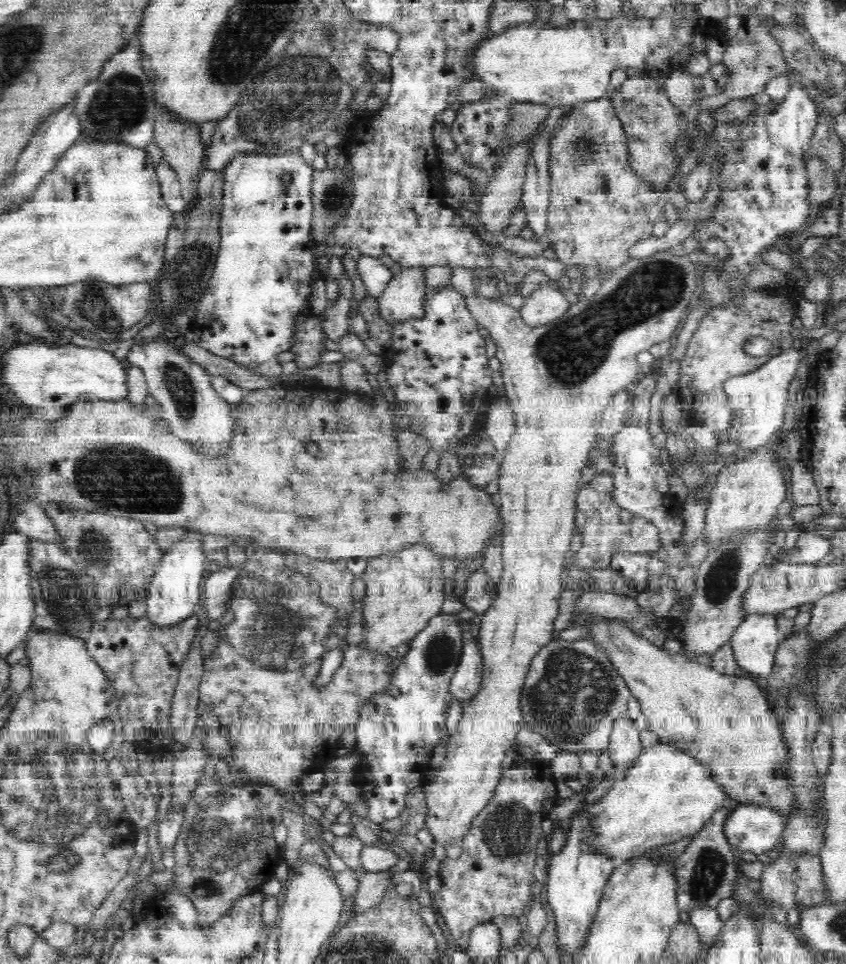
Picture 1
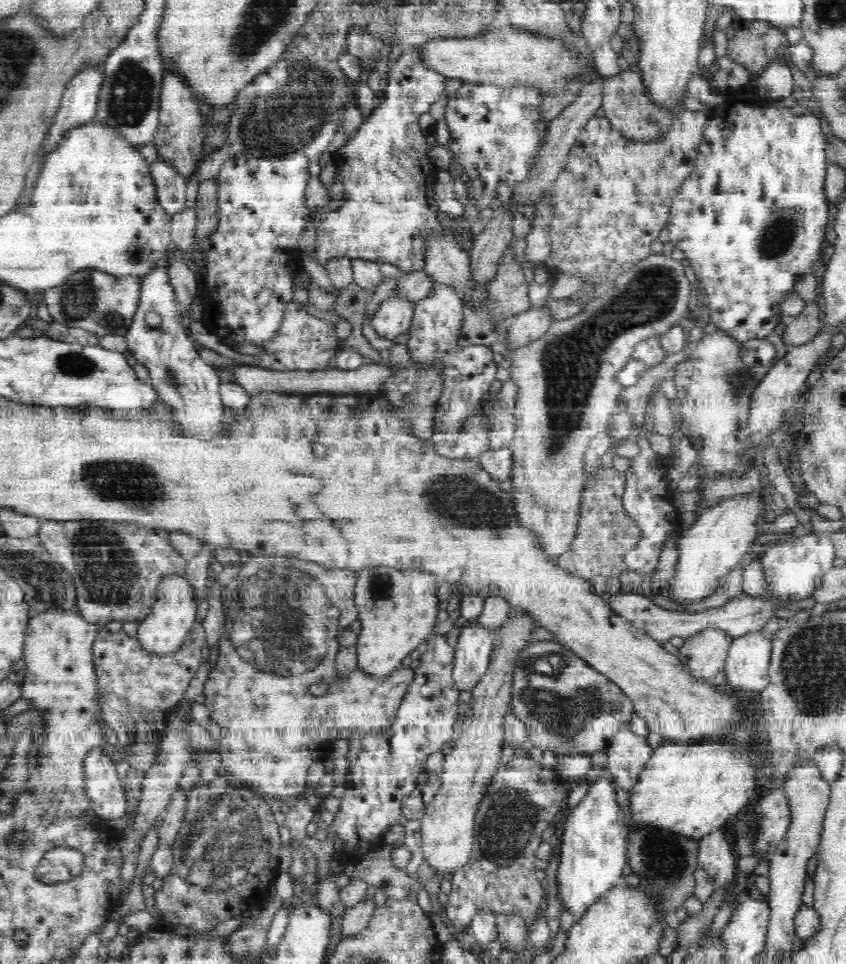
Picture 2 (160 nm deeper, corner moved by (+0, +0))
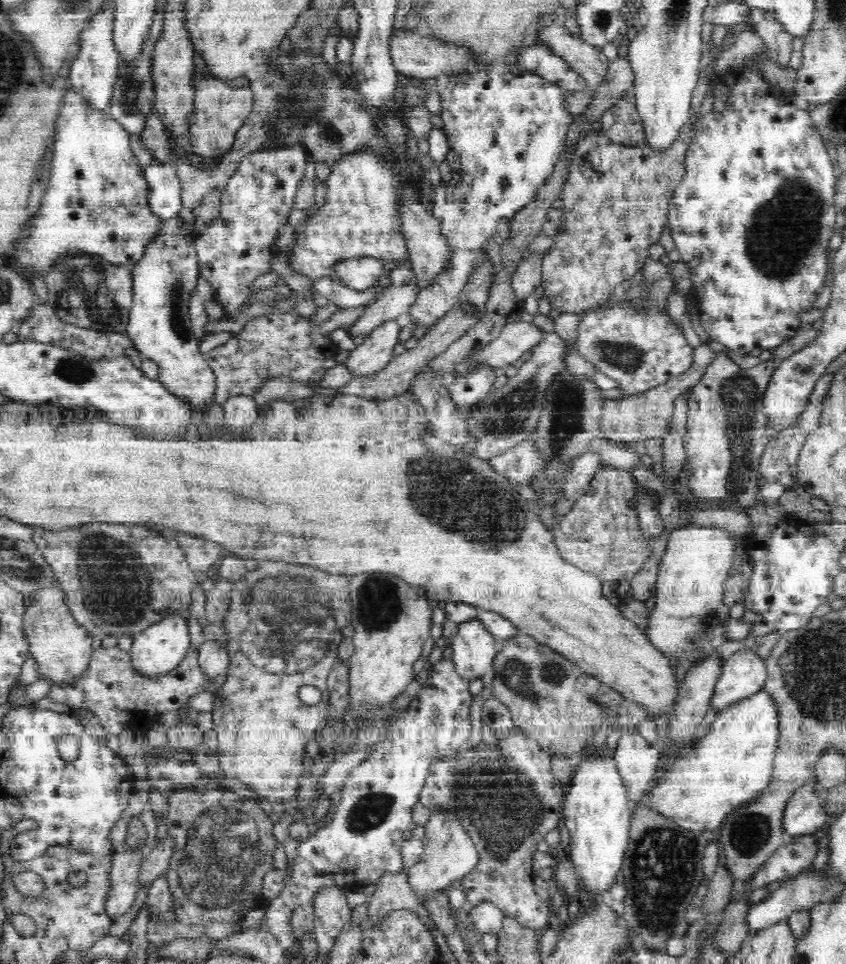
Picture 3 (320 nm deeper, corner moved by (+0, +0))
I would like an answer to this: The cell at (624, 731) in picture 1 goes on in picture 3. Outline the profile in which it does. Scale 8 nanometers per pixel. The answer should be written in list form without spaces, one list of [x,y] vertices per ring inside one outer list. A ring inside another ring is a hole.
[[[622,728],[617,747],[612,752],[612,758],[622,775],[622,783],[626,787],[627,797],[633,804],[640,802],[647,788],[654,784],[654,775],[660,767],[662,749],[657,744],[650,744],[635,728]]]

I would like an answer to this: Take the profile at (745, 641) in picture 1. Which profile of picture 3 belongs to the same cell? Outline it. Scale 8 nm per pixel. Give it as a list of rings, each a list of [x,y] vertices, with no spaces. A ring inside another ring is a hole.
[[[740,650],[724,662],[709,704],[718,715],[730,704],[764,689],[766,677],[766,661],[751,650]]]

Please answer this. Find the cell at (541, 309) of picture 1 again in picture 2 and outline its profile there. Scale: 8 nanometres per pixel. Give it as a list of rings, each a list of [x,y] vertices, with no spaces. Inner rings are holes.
[[[543,306],[542,309],[531,307],[526,312],[518,313],[508,328],[508,346],[512,348],[534,341],[536,337],[548,332],[552,322],[547,306]]]

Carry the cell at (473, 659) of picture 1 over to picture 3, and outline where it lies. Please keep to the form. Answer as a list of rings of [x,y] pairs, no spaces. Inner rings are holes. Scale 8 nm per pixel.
[[[472,619],[460,623],[458,634],[453,637],[451,644],[453,655],[450,660],[455,664],[456,673],[466,682],[481,678],[491,668],[498,644],[499,640],[488,632],[480,620]]]

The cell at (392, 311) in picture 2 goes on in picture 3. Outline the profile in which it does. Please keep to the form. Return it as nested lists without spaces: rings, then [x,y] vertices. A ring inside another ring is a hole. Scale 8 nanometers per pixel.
[[[394,320],[383,321],[372,332],[357,343],[357,347],[350,351],[349,357],[344,362],[345,367],[352,373],[353,378],[358,376],[374,376],[392,360],[392,350],[398,344],[398,332],[401,328]]]

